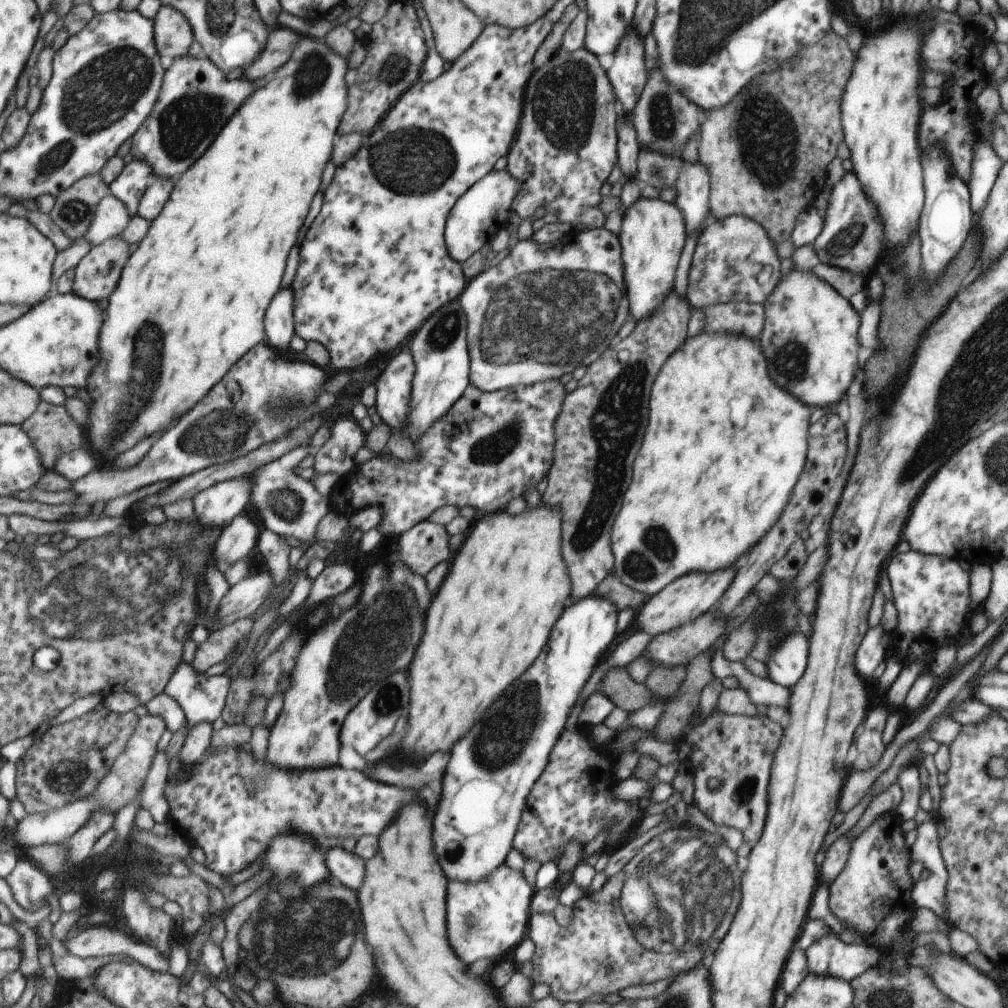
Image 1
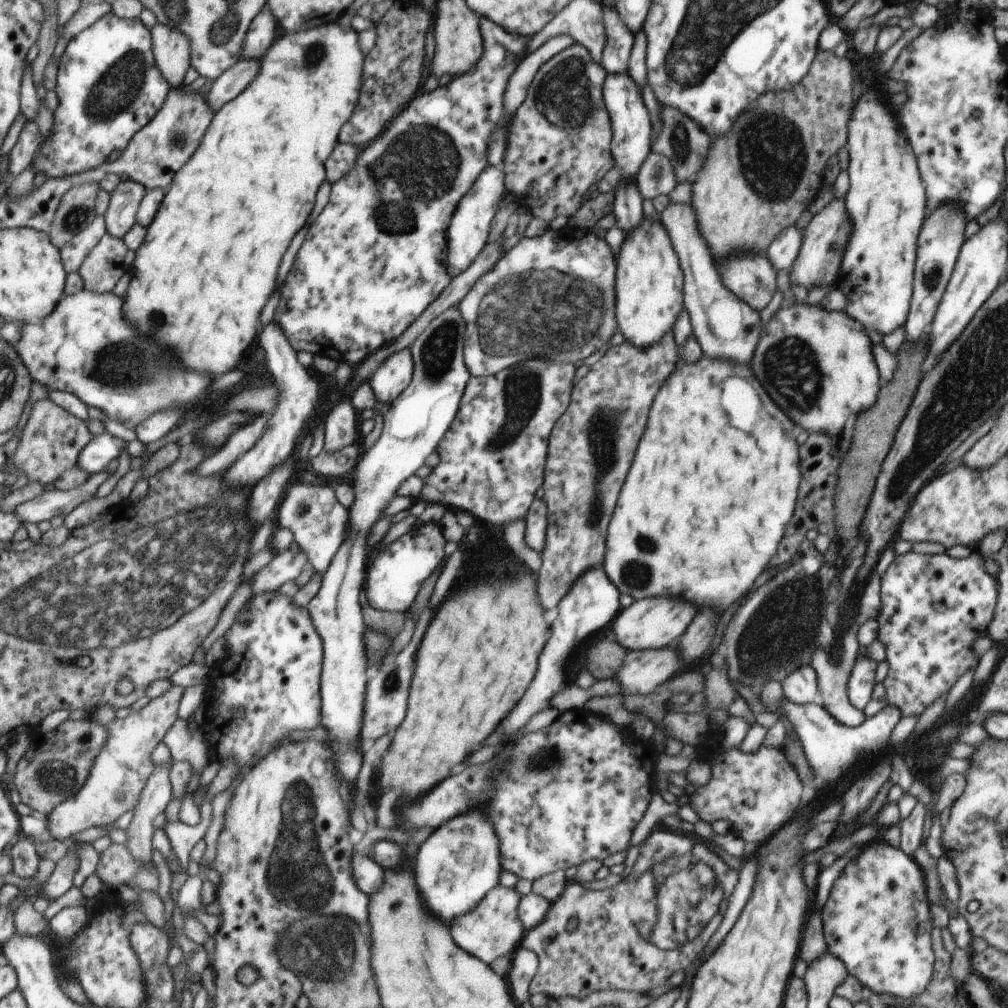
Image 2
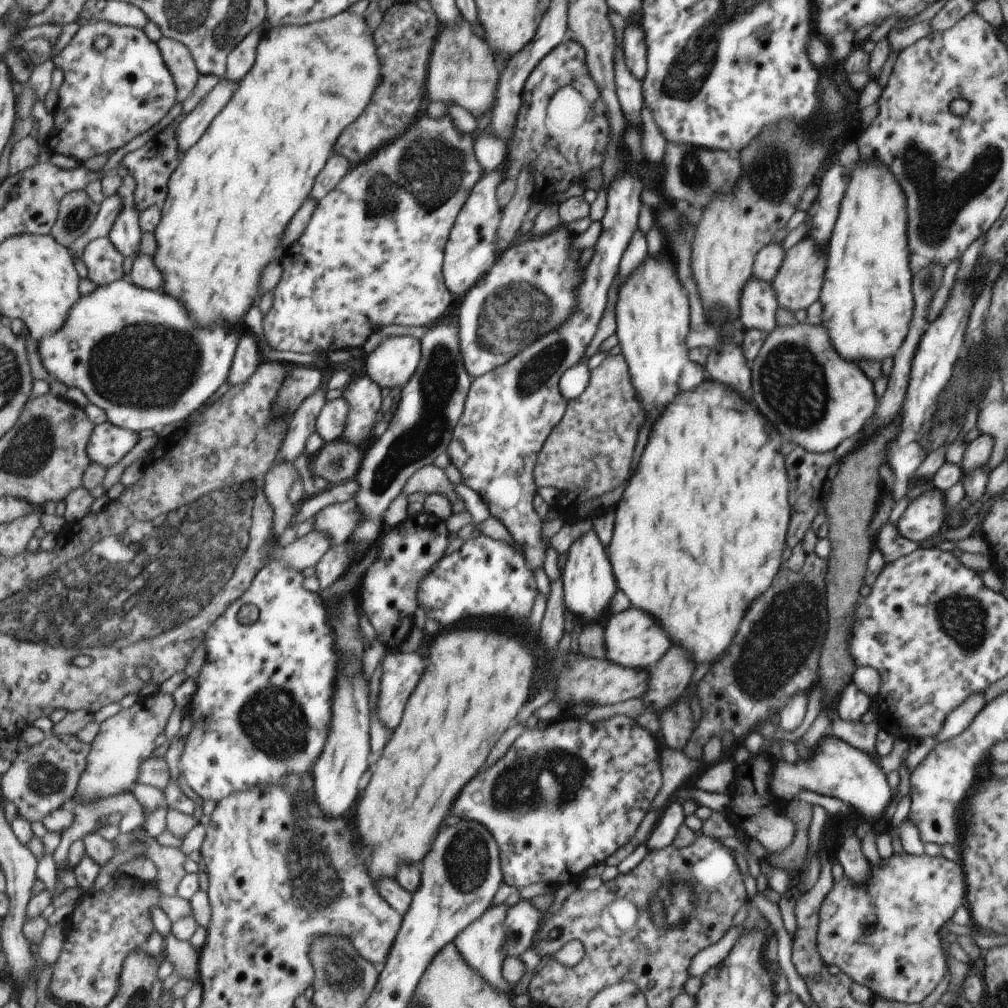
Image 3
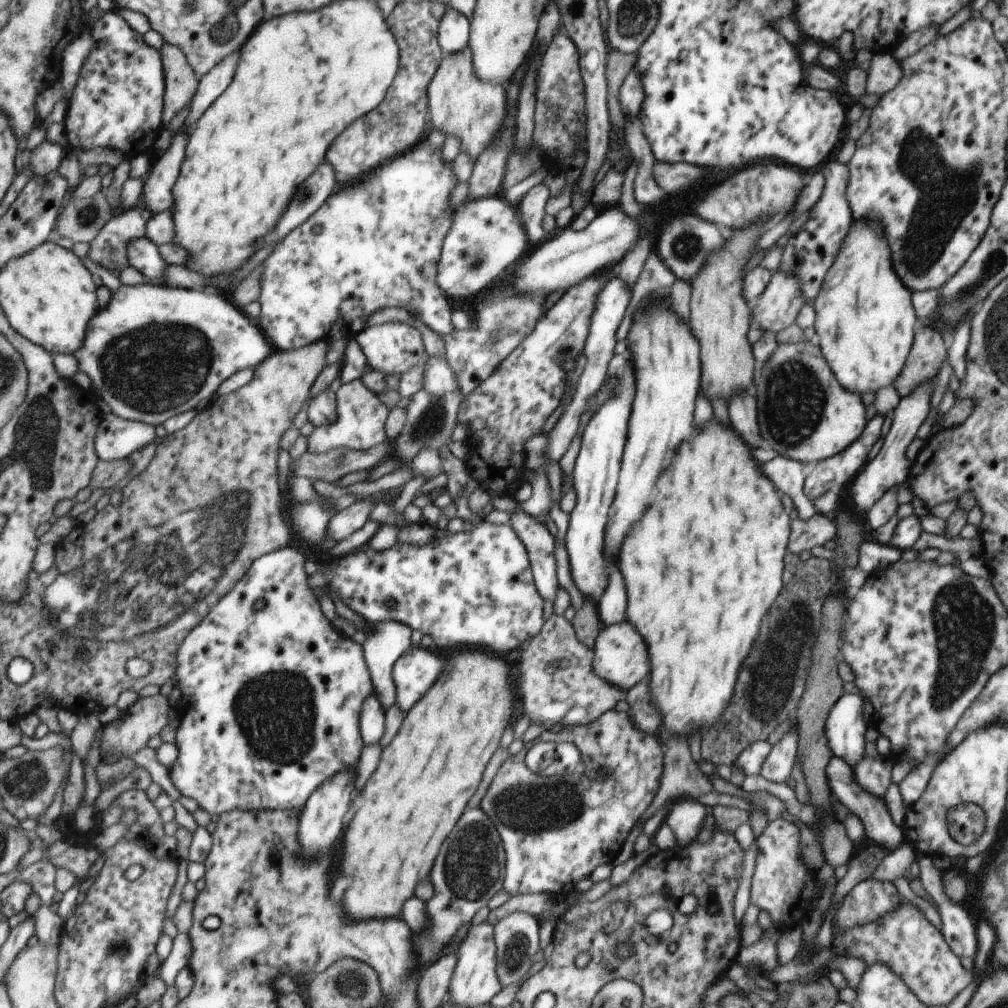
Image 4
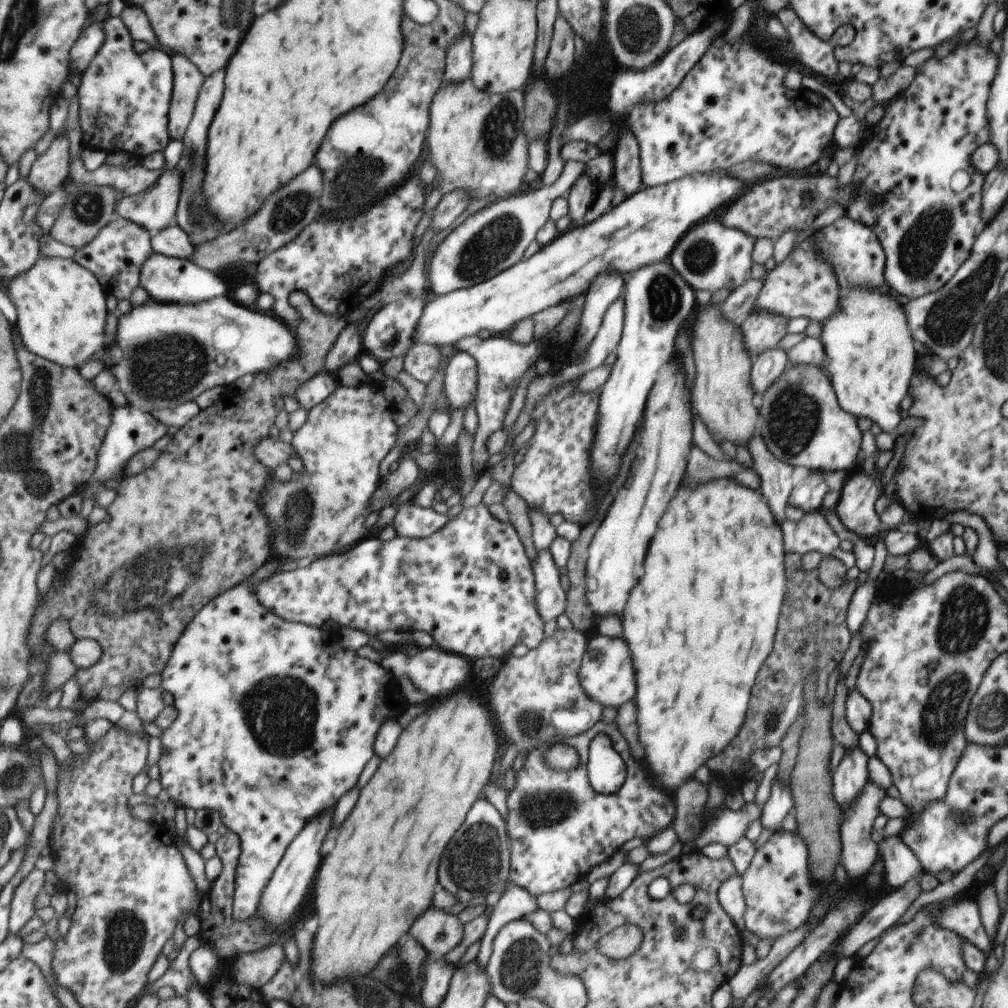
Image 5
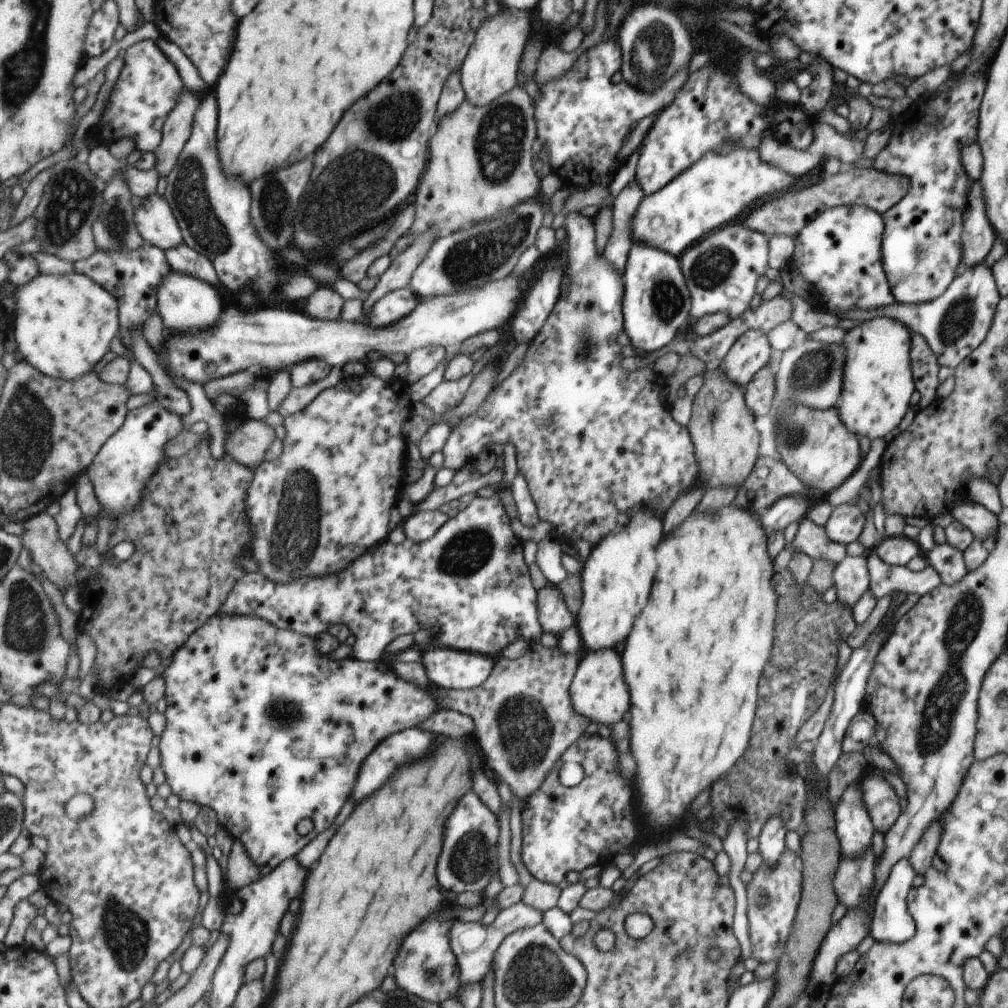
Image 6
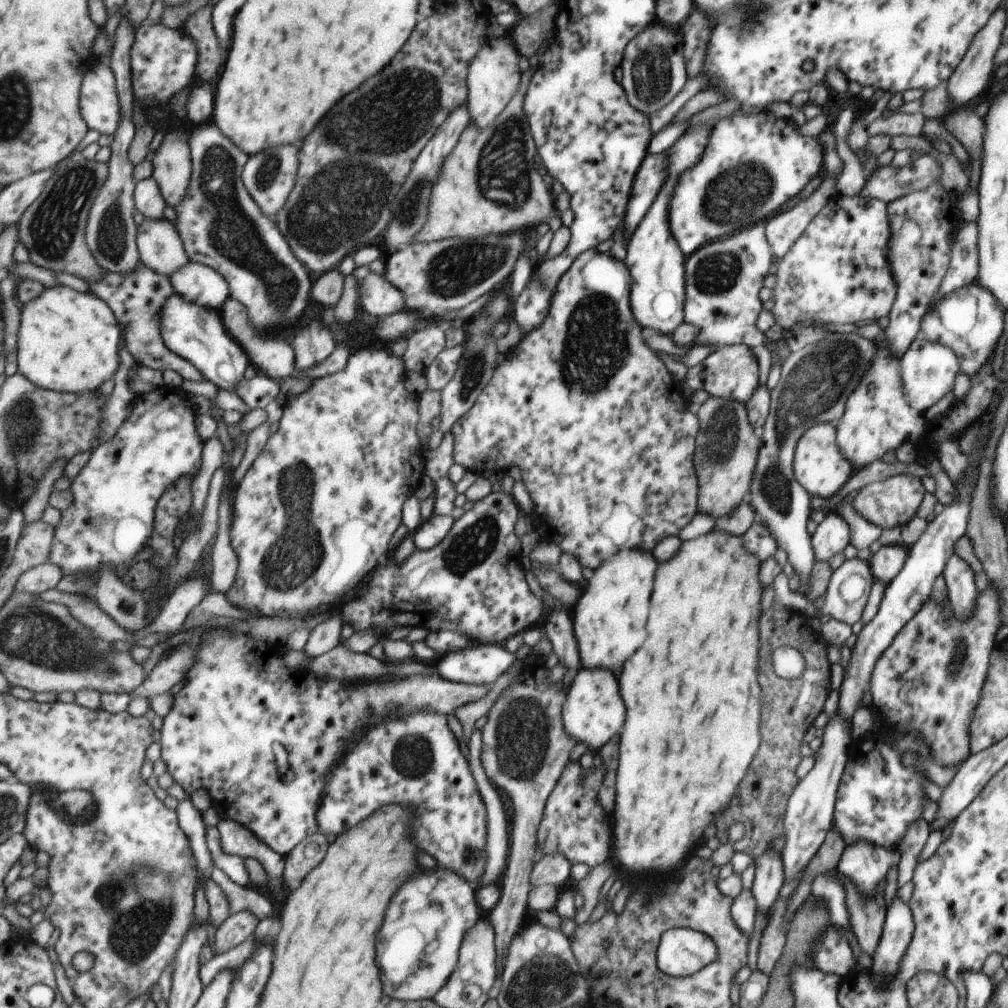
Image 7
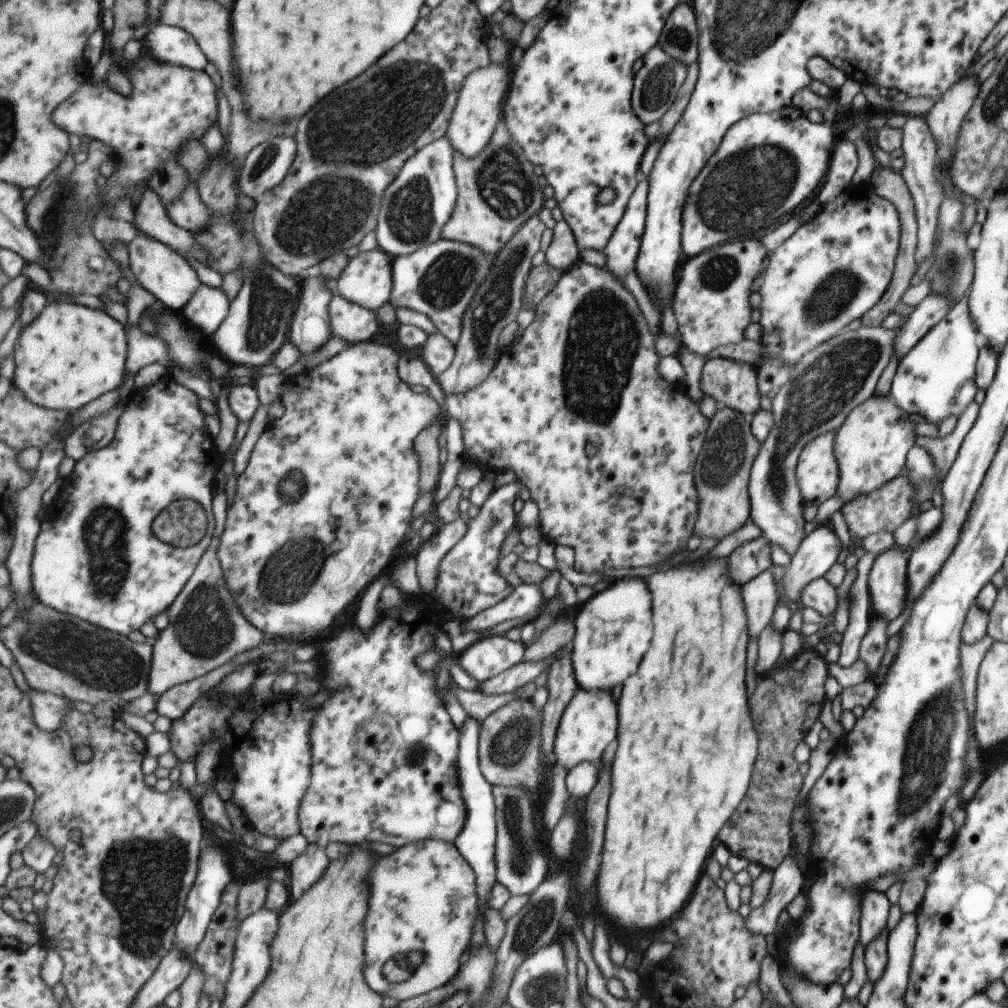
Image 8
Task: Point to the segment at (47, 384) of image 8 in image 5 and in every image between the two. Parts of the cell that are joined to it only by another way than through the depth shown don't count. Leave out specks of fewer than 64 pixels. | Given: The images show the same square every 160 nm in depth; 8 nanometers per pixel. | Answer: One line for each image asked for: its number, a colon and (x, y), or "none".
5: (62, 306)
6: (64, 325)
7: (68, 340)

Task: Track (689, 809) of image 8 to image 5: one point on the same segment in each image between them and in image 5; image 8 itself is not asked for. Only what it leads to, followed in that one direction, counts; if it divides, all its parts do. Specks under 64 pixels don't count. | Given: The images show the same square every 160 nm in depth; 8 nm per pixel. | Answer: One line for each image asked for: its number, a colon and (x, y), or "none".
5: (701, 619)
6: (693, 659)
7: (693, 717)

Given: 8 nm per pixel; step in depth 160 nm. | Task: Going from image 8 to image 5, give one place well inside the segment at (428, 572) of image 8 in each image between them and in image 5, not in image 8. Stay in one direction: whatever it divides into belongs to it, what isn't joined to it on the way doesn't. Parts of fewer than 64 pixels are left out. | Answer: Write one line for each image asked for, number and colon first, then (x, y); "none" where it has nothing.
5: (411, 521)
6: (421, 526)
7: (432, 529)

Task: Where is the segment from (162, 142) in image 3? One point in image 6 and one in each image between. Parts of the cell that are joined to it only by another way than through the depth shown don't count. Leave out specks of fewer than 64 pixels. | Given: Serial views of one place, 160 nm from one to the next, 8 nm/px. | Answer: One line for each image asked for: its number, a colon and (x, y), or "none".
4: (110, 248)
5: (117, 256)
6: (132, 277)

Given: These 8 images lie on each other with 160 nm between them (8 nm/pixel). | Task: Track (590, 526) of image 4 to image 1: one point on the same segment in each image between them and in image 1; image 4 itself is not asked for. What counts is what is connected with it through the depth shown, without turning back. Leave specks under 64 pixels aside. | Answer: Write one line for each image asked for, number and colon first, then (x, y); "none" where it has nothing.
1: (485, 787)
2: (591, 602)
3: (587, 578)

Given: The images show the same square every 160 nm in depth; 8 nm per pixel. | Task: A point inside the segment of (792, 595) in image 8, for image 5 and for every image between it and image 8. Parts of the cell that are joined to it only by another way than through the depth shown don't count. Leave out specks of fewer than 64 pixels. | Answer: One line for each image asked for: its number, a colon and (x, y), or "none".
5: (855, 507)
6: (843, 526)
7: (831, 535)

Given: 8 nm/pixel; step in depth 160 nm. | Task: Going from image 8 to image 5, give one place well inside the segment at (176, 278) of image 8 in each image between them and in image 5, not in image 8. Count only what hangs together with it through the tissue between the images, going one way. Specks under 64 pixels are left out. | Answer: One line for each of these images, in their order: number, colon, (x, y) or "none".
5: (155, 209)
6: (155, 219)
7: (161, 246)

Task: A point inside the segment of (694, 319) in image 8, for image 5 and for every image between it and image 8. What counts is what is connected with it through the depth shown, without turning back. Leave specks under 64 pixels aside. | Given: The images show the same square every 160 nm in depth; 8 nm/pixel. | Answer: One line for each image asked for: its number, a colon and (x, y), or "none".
5: (711, 256)
6: (712, 278)
7: (722, 277)

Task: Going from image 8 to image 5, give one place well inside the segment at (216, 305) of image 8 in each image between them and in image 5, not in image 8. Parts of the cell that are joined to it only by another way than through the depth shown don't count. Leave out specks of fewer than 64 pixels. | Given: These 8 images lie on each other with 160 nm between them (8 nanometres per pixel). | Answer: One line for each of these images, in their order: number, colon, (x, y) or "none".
5: (173, 241)
6: (183, 259)
7: (195, 281)

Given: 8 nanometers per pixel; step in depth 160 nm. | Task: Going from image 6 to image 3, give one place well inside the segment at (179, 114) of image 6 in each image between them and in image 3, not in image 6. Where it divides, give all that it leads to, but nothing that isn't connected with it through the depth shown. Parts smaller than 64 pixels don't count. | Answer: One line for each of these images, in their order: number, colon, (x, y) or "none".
3: (179, 59)
4: (182, 82)
5: (189, 80)

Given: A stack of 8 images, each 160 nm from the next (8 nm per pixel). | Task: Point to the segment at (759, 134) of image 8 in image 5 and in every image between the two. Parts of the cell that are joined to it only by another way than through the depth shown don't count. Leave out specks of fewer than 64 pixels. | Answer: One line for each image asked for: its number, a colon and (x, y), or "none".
5: (164, 354)
6: (717, 187)
7: (751, 165)

